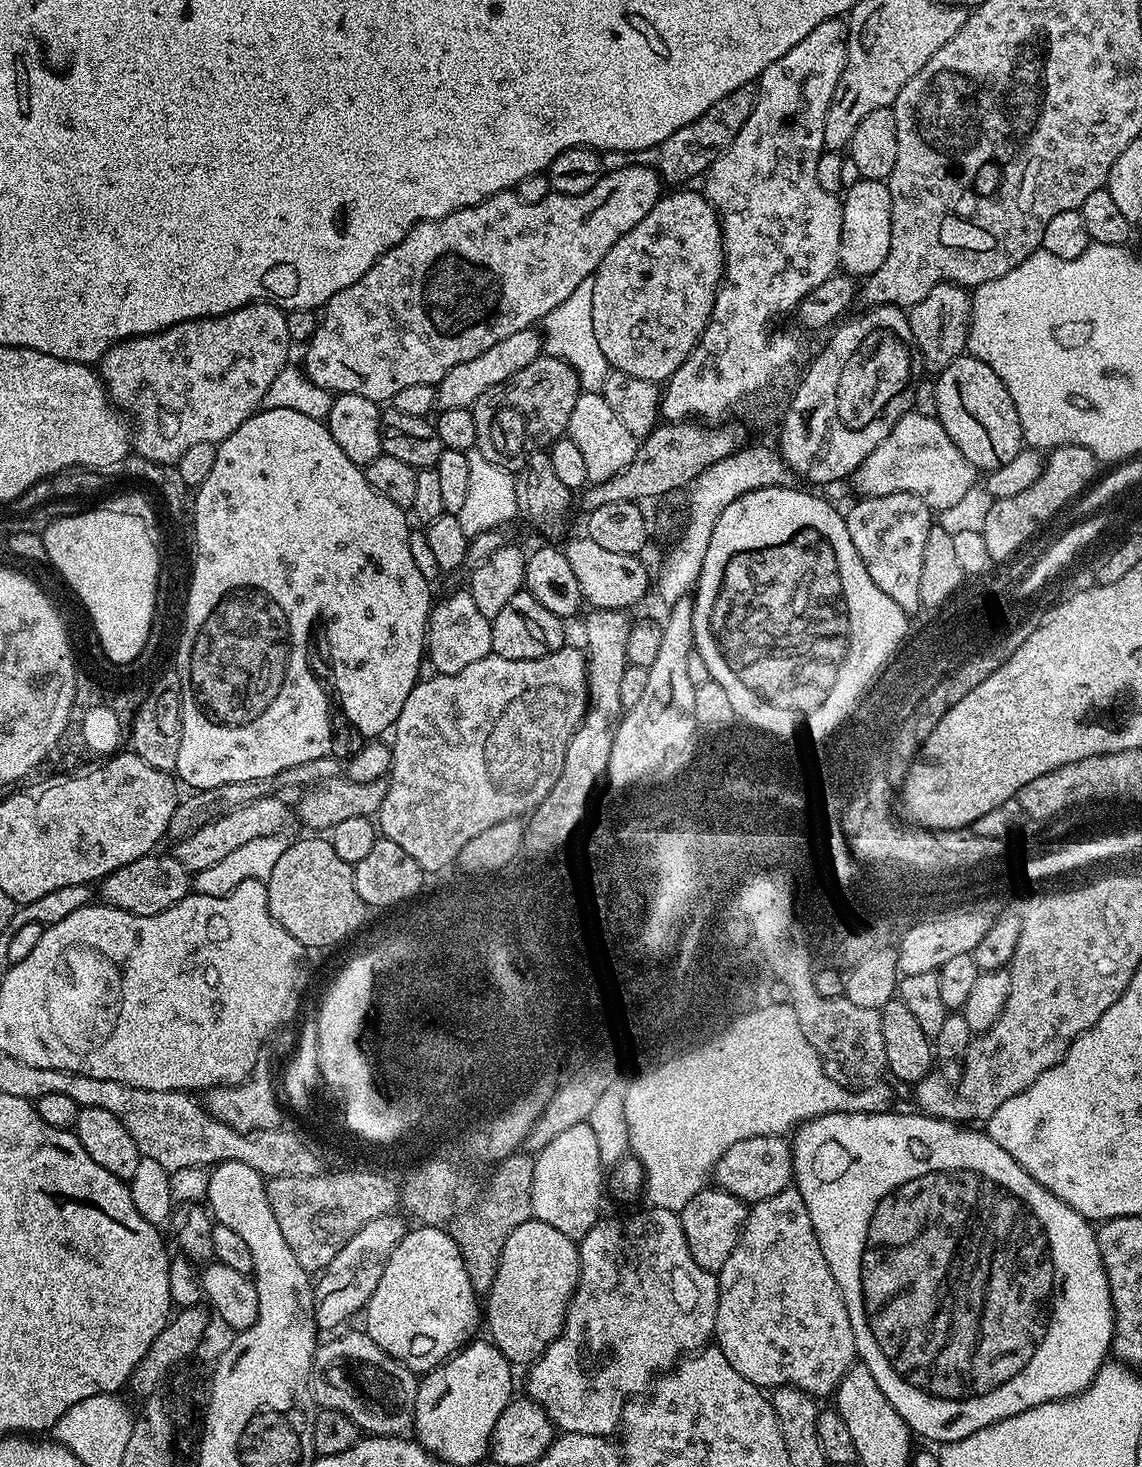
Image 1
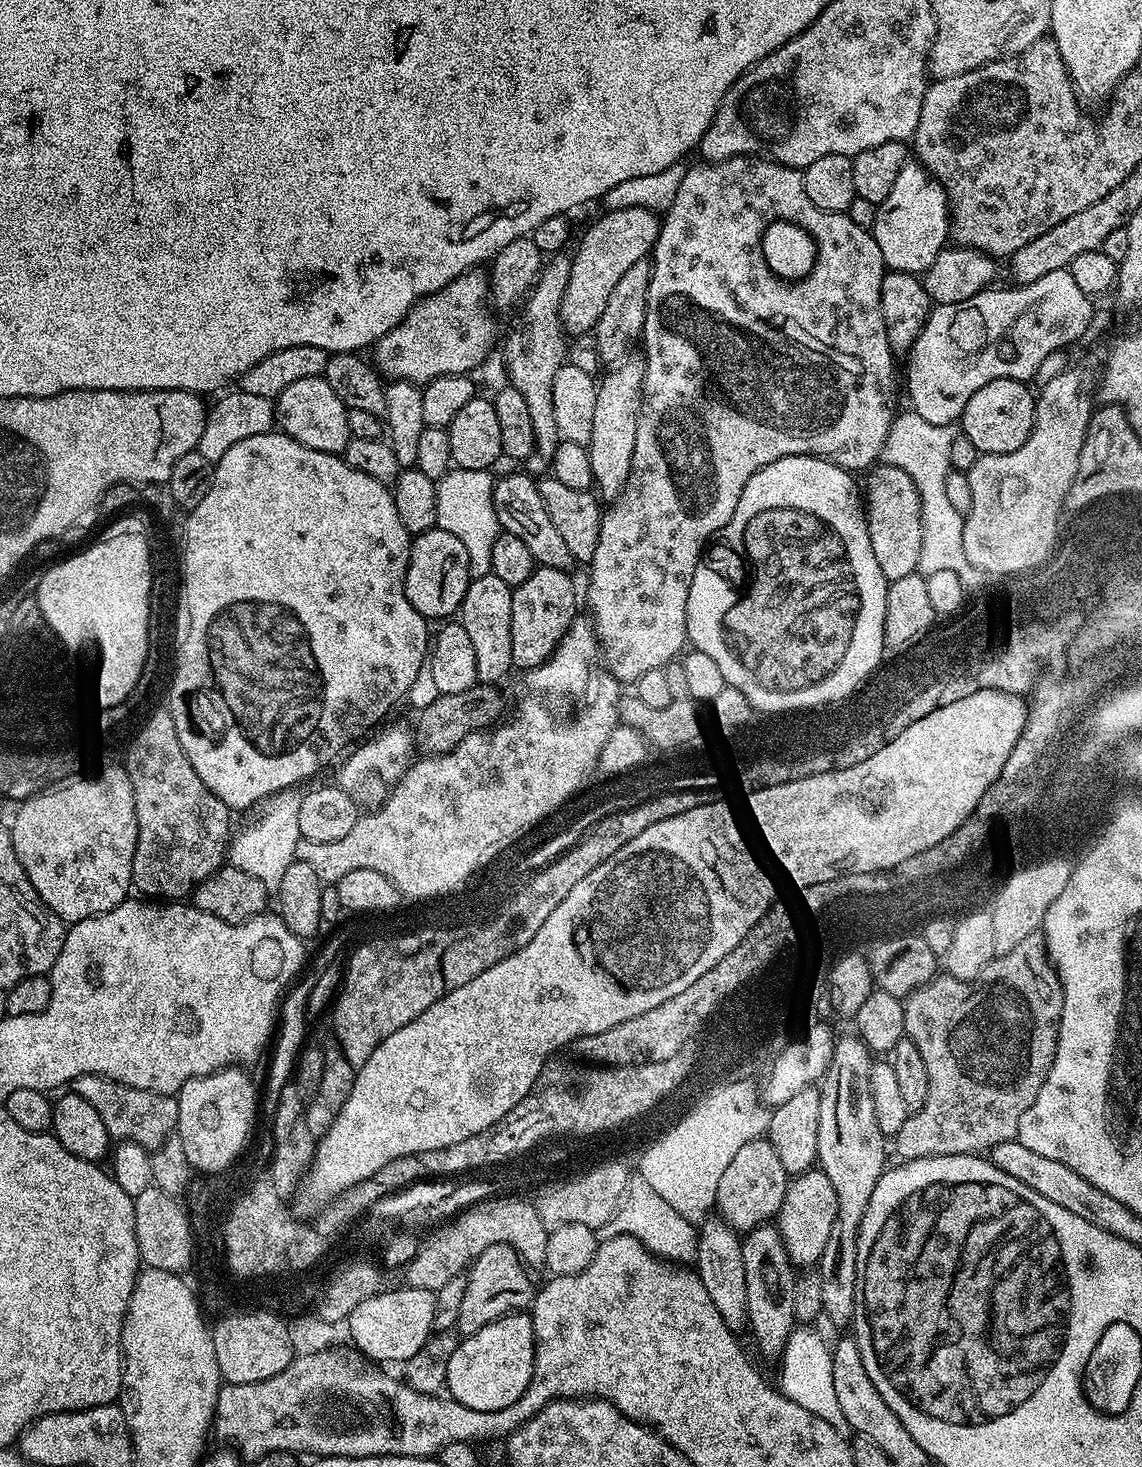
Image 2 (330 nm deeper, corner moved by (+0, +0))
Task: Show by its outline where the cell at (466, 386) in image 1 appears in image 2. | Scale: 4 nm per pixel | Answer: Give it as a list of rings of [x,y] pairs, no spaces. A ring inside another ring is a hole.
[[[638,206],[629,209],[614,209],[603,214],[584,234],[580,249],[571,259],[572,270],[566,294],[562,298],[560,314],[564,322],[565,333],[591,333],[596,327],[602,310],[606,310],[606,301],[618,286],[622,274],[634,266],[634,262],[645,259],[651,253],[660,233],[661,217],[650,209]]]

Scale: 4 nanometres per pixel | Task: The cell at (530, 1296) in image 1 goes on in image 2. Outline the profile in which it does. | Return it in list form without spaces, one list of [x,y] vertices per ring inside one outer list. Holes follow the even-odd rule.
[[[495,1244],[487,1248],[476,1261],[473,1262],[471,1268],[466,1273],[466,1288],[463,1295],[462,1310],[458,1315],[458,1332],[461,1337],[473,1336],[478,1330],[482,1330],[482,1326],[493,1324],[496,1320],[500,1320],[504,1316],[510,1316],[513,1312],[524,1312],[536,1299],[538,1291],[537,1285],[532,1285],[532,1280],[528,1277],[529,1269],[523,1260],[520,1259],[509,1244]]]

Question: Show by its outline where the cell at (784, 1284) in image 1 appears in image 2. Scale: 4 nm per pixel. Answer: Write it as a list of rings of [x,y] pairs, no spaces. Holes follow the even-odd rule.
[[[801,1172],[789,1183],[786,1198],[780,1207],[778,1227],[782,1234],[782,1242],[788,1251],[788,1258],[793,1265],[819,1265],[822,1250],[826,1250],[826,1241],[830,1239],[830,1226],[834,1226],[837,1214],[838,1194],[834,1194],[834,1186],[824,1172]]]

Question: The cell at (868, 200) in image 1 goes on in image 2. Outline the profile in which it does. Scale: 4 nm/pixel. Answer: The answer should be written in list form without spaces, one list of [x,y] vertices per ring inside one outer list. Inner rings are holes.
[[[919,162],[906,163],[890,194],[878,205],[870,231],[878,250],[882,250],[885,269],[923,274],[950,240],[948,195]]]

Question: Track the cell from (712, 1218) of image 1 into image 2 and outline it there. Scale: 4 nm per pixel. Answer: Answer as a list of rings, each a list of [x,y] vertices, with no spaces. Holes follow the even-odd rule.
[[[767,1138],[751,1140],[742,1146],[742,1150],[738,1150],[738,1154],[734,1154],[730,1166],[726,1166],[718,1182],[715,1211],[737,1233],[746,1233],[779,1217],[789,1183],[790,1174],[786,1166],[782,1166],[772,1143]]]

